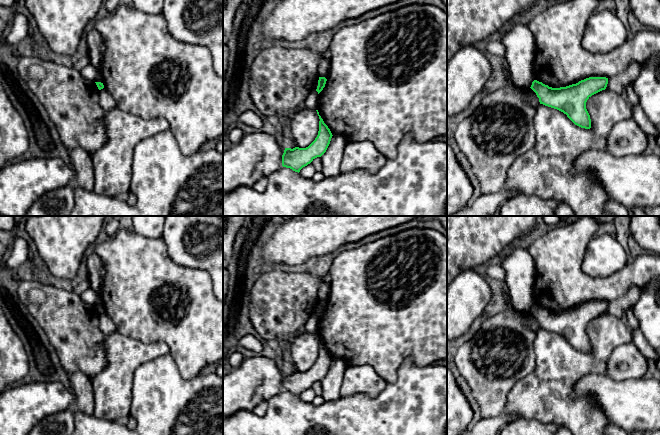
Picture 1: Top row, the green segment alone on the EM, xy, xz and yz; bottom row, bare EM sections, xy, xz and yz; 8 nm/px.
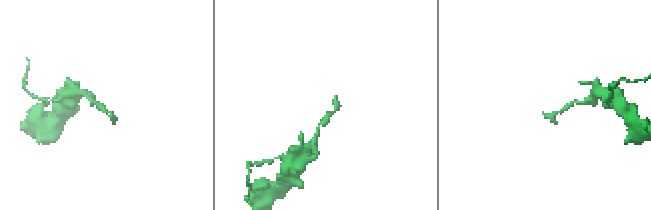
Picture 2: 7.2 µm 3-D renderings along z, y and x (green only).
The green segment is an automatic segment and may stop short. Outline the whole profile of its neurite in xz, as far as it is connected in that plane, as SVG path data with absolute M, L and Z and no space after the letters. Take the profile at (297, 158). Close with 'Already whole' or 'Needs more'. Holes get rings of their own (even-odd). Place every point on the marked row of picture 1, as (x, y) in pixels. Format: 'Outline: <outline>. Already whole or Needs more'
Outline: M318 110L317 114L319 116L319 131L318 131L318 135L315 138L315 140L306 148L299 148L299 147L295 147L293 149L291 148L285 148L284 153L282 155L282 166L286 167L286 168L290 168L295 172L300 172L300 170L307 166L308 164L310 164L315 158L317 157L321 157L327 150L331 138L332 138L332 133L330 131L330 129L328 128L328 126L324 123L323 119L321 118L321 116L319 115Z. Already whole

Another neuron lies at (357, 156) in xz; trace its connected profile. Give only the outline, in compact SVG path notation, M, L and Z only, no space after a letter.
M370 141L351 142L344 147L340 171L341 173L354 171L376 173L386 160L387 158Z

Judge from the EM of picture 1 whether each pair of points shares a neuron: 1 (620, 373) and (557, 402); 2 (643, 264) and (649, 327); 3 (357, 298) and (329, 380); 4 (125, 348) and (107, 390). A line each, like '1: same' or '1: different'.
1: different
2: different
3: different
4: same

